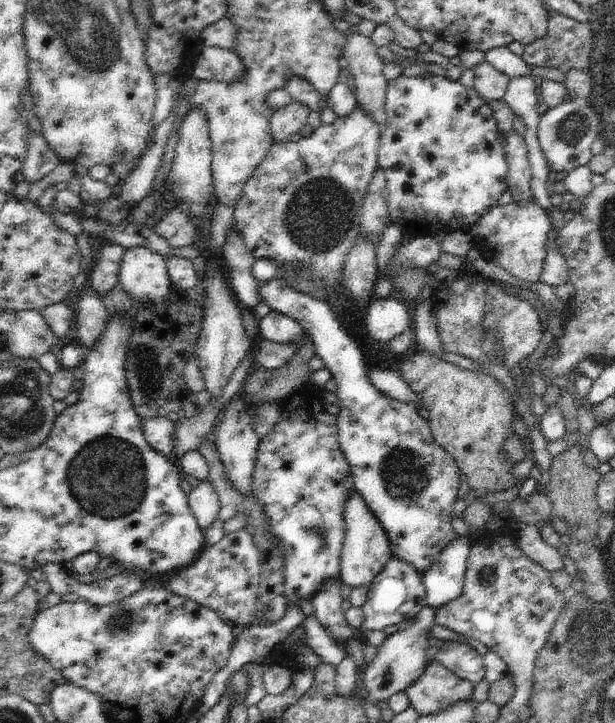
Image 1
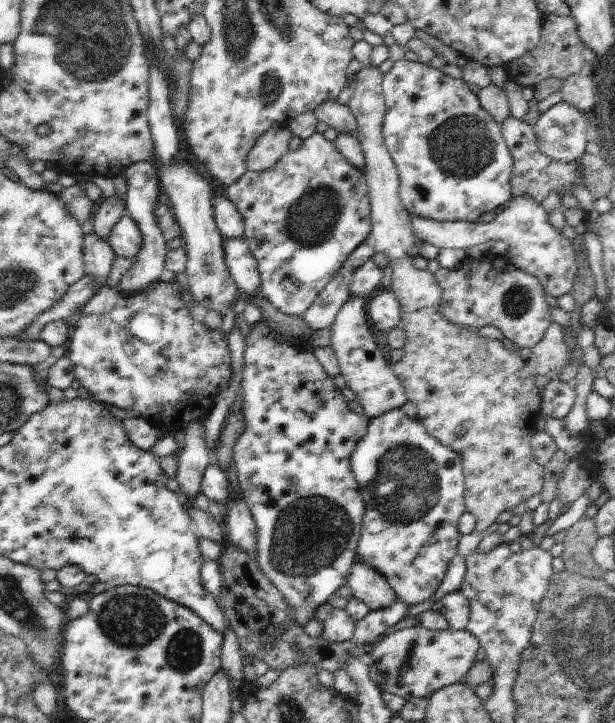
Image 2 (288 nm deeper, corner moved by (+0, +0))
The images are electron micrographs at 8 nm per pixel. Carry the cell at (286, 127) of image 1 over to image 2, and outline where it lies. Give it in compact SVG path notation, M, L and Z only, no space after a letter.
M273 126L261 138L257 138L255 146L247 154L247 172L263 172L273 166L287 150L289 140L293 138L287 126Z

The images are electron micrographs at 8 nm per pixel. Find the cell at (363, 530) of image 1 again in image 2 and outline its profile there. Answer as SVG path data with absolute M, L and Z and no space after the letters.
M355 558L355 564L351 566L345 586L349 586L353 592L353 598L359 602L365 602L371 612L389 608L397 600L389 582L371 566L357 562L357 558Z

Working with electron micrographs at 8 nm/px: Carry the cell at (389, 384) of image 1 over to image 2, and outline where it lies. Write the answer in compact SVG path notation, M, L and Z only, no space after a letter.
M349 296L347 302L335 314L331 324L331 348L339 362L339 374L345 378L345 386L355 392L357 402L363 408L363 414L371 420L381 416L383 412L397 410L407 402L407 394L391 370L391 364L383 358L381 350L377 348L373 334L367 332L367 296Z

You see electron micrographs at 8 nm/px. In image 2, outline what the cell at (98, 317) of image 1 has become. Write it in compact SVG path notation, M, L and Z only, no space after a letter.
M93 232L83 236L83 270L85 276L93 276L93 282L97 284L97 292L107 284L113 260L115 260L115 252L105 240L97 238Z

